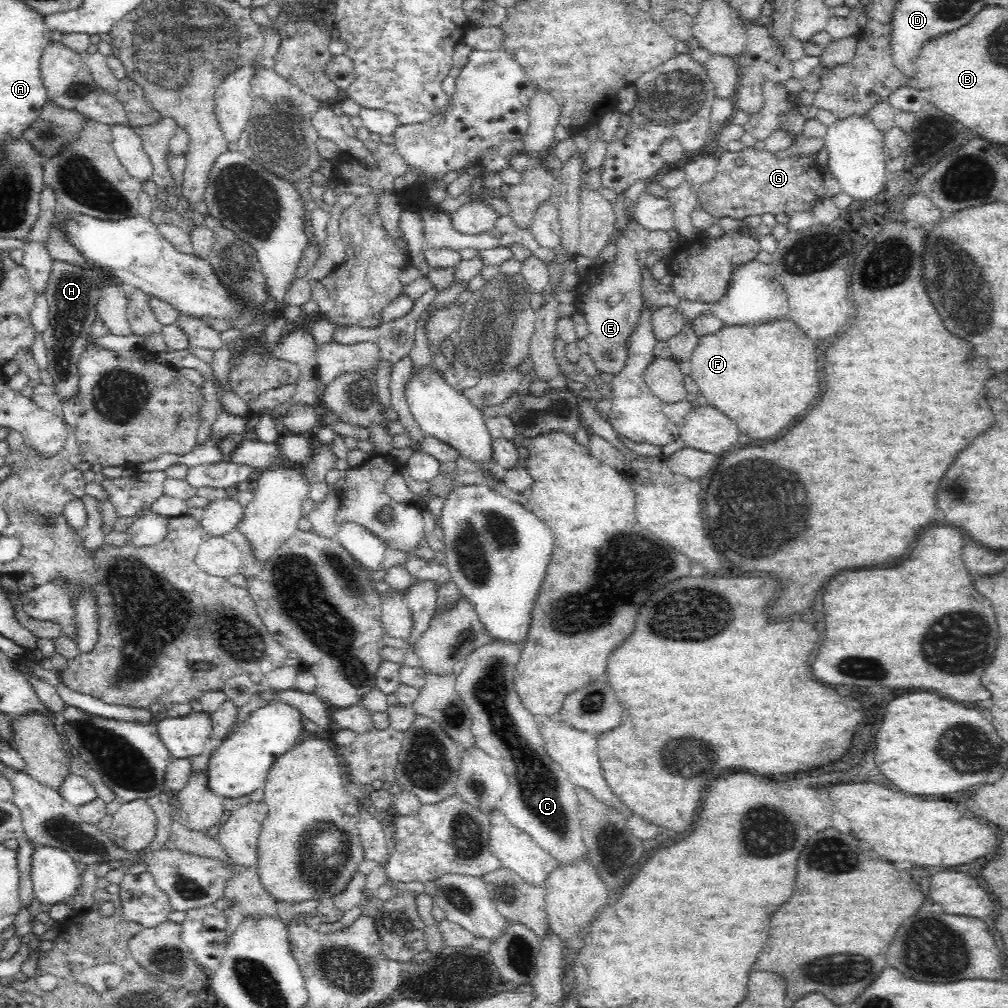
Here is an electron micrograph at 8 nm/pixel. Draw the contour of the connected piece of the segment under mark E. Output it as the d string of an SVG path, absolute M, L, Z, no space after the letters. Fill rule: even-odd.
M636 220L629 221L627 229L615 242L618 252L611 269L612 274L588 272L588 276L584 276L584 282L580 284L580 288L576 288L577 308L586 315L590 326L590 334L586 338L587 352L593 360L598 374L617 375L624 370L628 358L628 344L630 344L632 334L640 327L644 300L645 262L652 253L648 243L648 233ZM613 293L622 294L622 299L618 304L610 306L608 296L612 296ZM606 352L615 355L614 362L608 364L603 361L601 356Z

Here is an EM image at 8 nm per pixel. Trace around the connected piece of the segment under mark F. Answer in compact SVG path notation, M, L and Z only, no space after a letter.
M790 319L760 327L724 327L712 336L704 336L694 348L688 366L709 406L733 420L740 432L752 440L776 440L806 414L804 408L810 408L820 394L816 344Z

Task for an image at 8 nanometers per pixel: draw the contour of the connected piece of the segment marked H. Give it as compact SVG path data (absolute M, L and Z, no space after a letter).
M53 260L50 281L44 295L49 307L49 326L43 333L43 341L48 357L46 369L52 376L52 388L61 403L78 399L82 378L78 362L90 346L91 326L96 320L96 302L100 299L103 289L109 287L123 288L124 299L127 305L131 304L132 289L118 282L109 271L92 265L81 266Z

